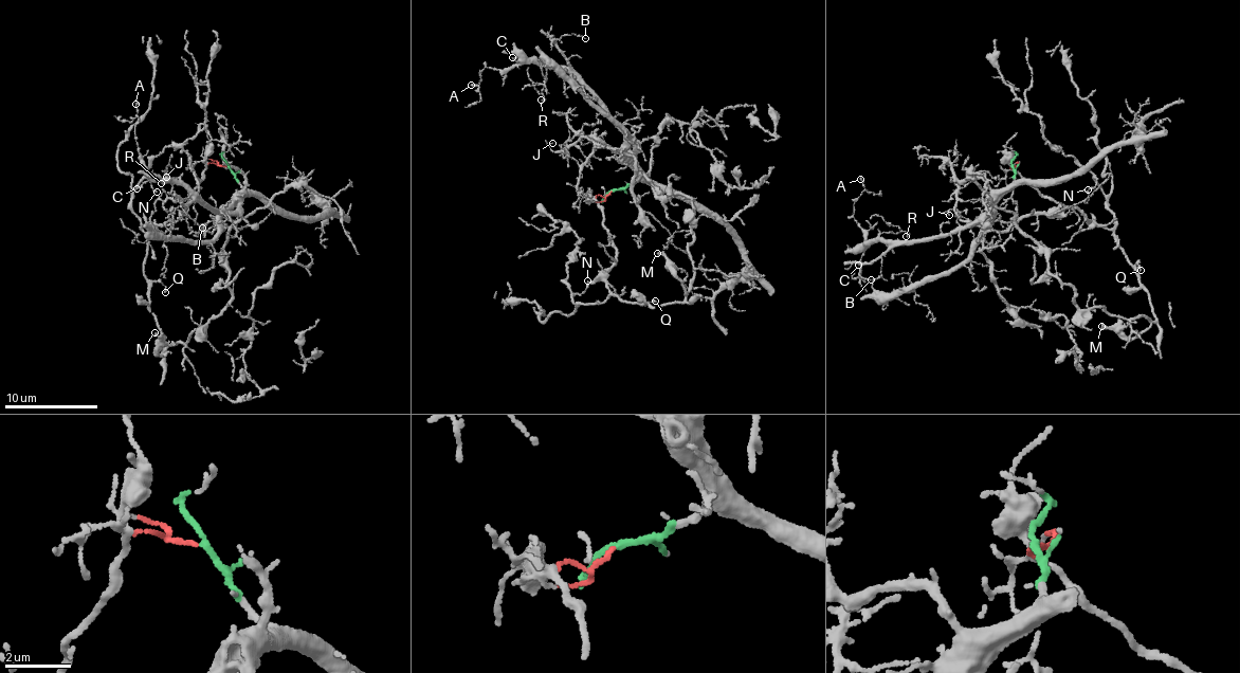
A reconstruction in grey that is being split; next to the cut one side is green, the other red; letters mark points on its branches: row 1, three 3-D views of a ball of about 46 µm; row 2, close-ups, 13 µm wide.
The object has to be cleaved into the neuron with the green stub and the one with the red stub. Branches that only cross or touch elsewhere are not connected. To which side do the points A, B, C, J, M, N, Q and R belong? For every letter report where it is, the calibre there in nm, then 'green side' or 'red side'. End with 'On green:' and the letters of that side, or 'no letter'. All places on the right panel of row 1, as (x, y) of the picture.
A: place (860, 179); calibre 130 nm; green side
B: place (871, 279); calibre 90 nm; green side
C: place (858, 265); calibre 120 nm; green side
J: place (949, 215); calibre 70 nm; green side
M: place (1101, 326); calibre 200 nm; red side
N: place (1088, 189); calibre 120 nm; red side
Q: place (1141, 270); calibre 130 nm; red side
R: place (906, 236); calibre 140 nm; green side
On green: A, B, C, J, R

